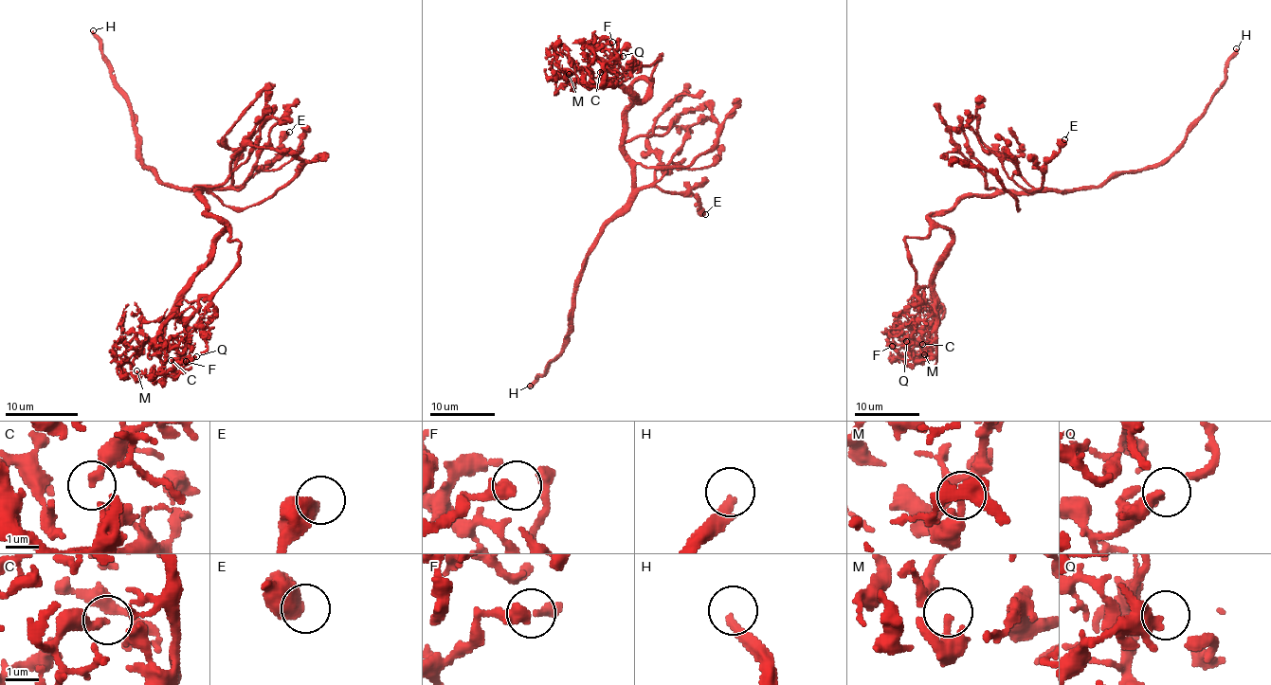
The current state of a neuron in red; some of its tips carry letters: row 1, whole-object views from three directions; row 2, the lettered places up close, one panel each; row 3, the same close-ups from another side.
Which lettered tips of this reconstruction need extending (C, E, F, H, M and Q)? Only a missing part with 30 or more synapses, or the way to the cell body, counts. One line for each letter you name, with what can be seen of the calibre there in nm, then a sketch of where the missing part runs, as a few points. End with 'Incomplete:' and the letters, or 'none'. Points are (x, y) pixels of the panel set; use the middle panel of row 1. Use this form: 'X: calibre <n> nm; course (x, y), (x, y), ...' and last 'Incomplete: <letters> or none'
H: calibre 320 nm
Incomplete: H

